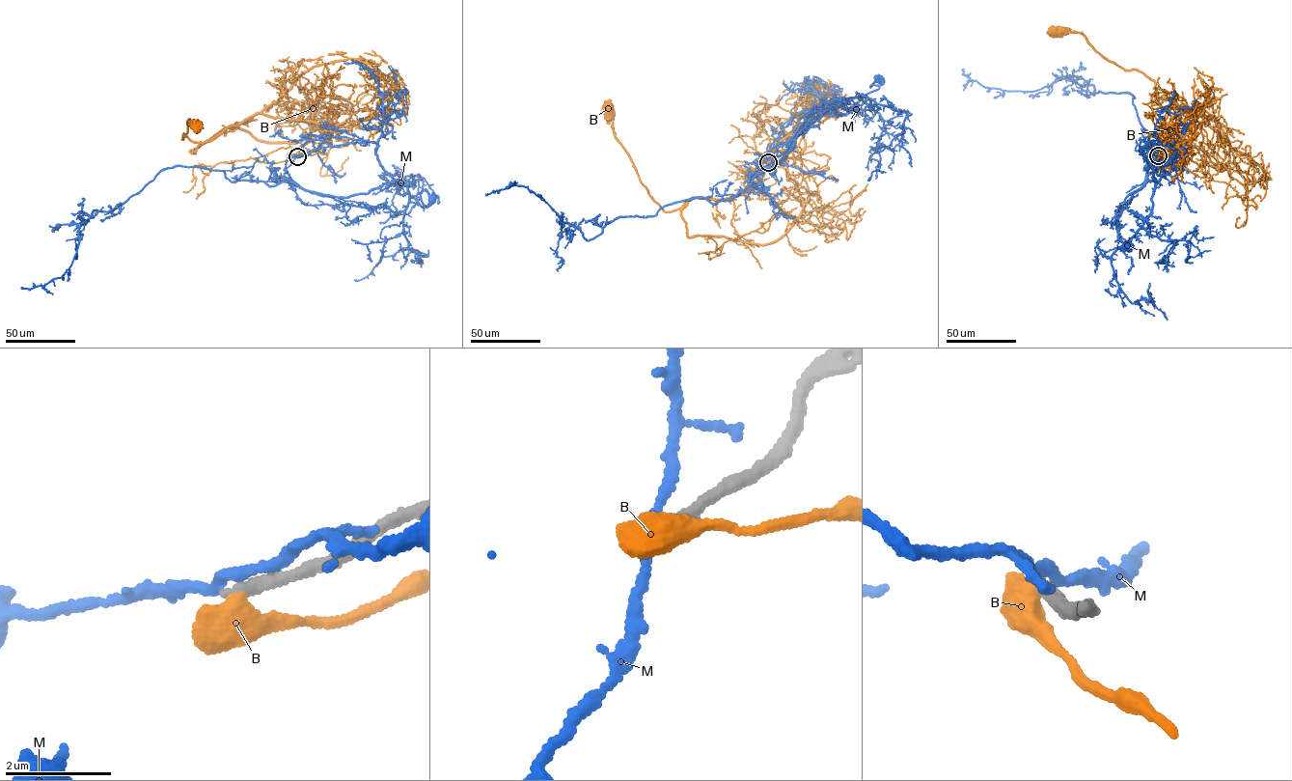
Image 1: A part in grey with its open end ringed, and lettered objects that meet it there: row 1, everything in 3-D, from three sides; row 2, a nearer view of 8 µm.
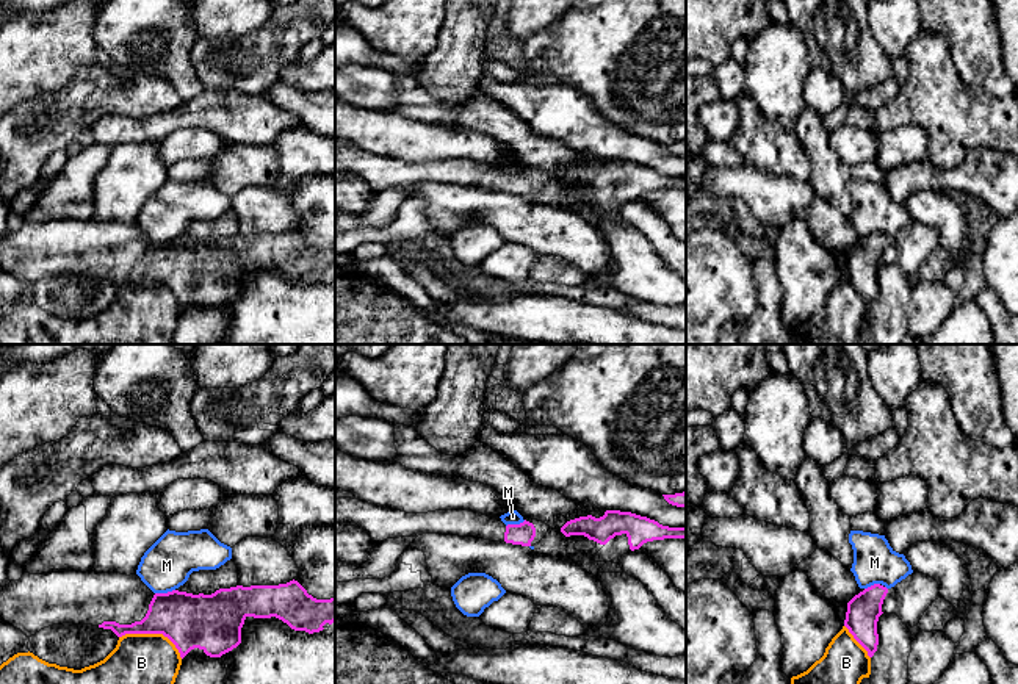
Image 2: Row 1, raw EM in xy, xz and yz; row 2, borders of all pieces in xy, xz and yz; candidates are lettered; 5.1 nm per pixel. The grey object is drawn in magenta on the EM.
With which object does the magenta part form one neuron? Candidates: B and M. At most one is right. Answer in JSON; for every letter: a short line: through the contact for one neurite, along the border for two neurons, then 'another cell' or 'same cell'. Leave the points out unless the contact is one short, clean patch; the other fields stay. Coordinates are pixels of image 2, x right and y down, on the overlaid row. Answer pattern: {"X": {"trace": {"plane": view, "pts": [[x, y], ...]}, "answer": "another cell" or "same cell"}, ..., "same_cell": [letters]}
{"B": {"trace": {"plane": "xy", "pts": [[119, 636], [163, 634], [182, 658]]}, "answer": "another cell"}, "M": {"trace": {"plane": "xy", "pts": [[174, 589], [155, 594]]}, "answer": "another cell"}, "same_cell": []}

